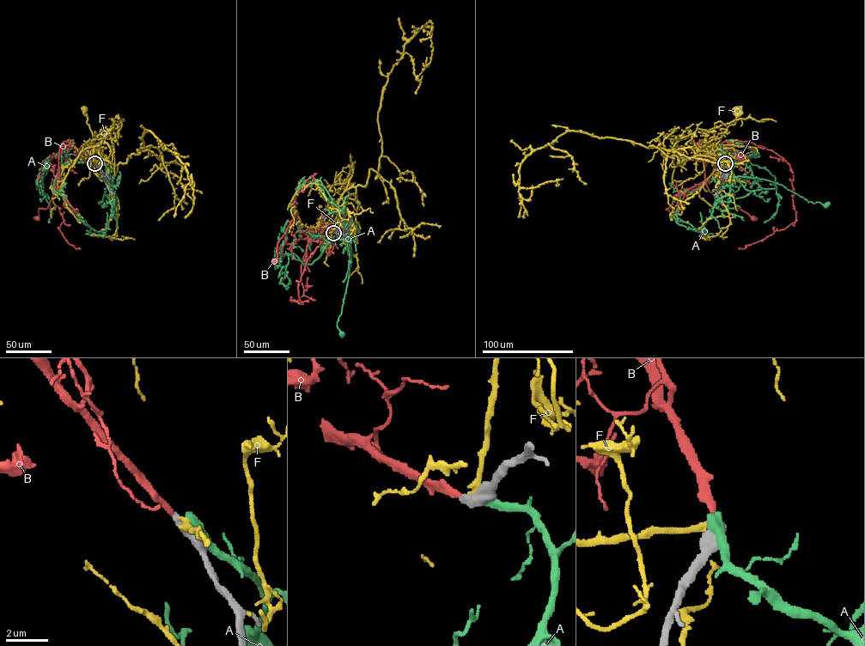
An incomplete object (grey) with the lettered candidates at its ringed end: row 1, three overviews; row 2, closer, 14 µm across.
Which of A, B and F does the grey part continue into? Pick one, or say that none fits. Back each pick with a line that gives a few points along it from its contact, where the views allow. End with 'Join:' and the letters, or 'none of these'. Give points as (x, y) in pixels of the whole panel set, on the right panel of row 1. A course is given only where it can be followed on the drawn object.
B: via (725, 163), (721, 155), (731, 145), (724, 141), (707, 159), (708, 190), (722, 206), (740, 209), (752, 218)
Join: B

